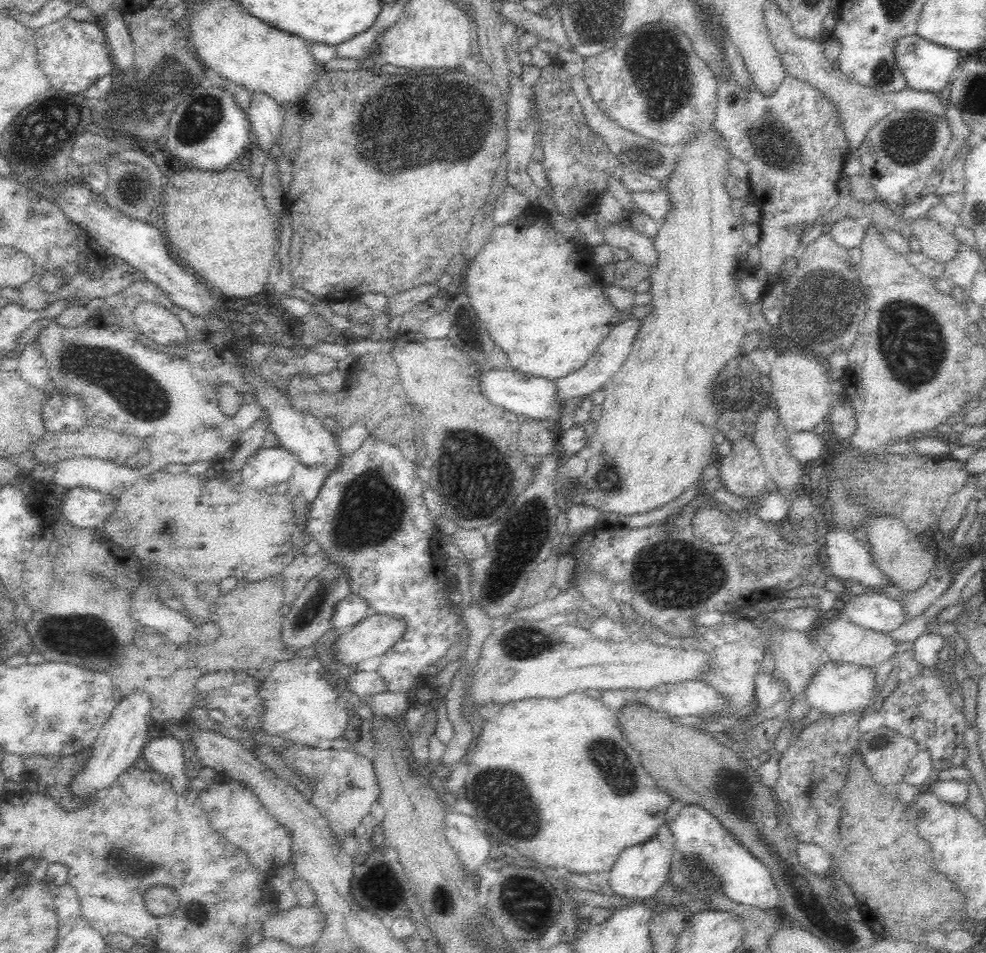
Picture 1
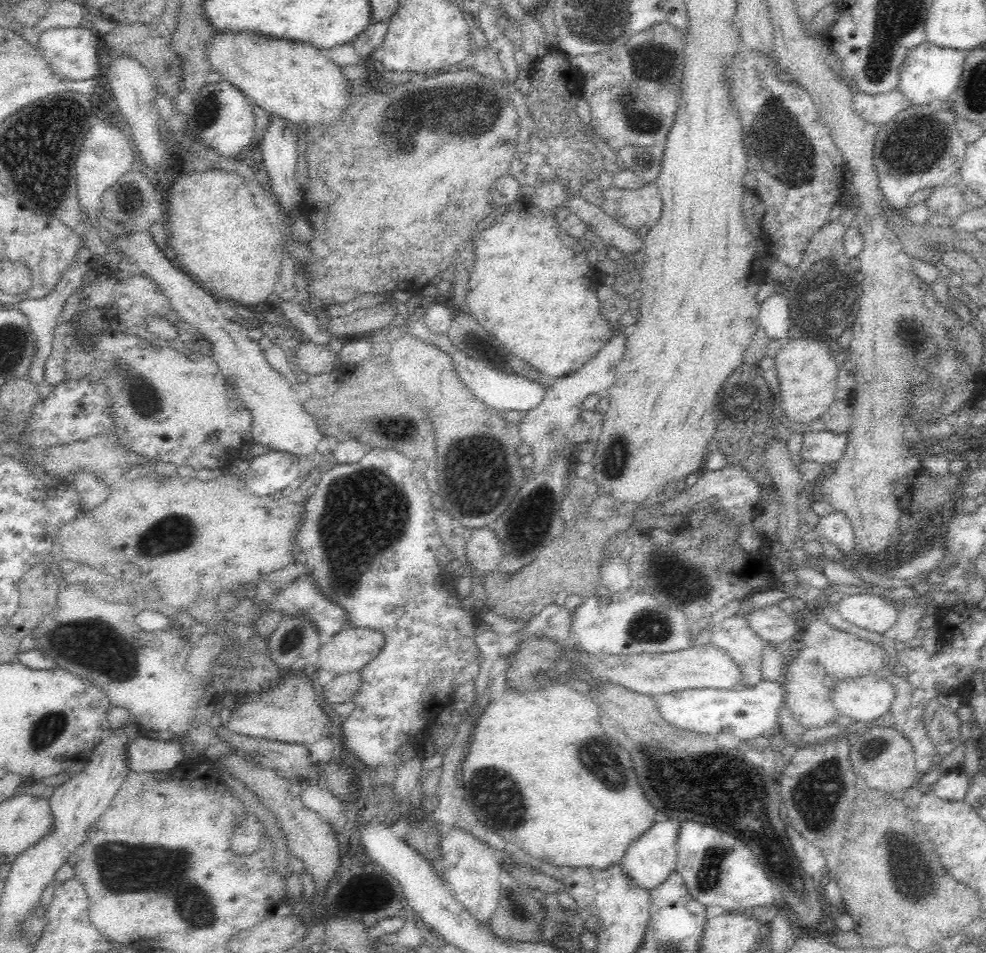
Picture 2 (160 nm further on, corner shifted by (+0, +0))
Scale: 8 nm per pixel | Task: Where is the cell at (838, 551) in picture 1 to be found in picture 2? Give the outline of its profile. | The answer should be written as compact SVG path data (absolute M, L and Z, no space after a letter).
M832 511L819 518L818 524L808 533L801 535L799 544L805 544L814 540L825 537L842 552L852 554L859 551L855 543L853 526L849 518L840 511Z

